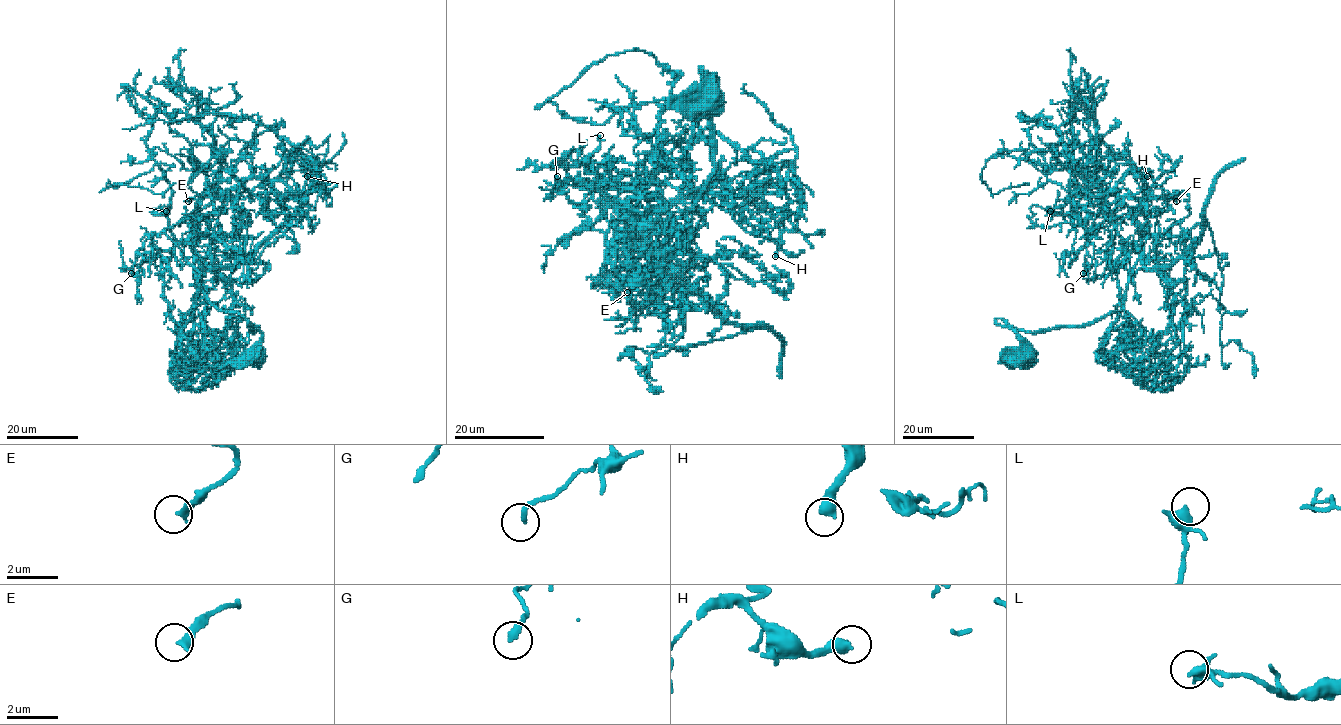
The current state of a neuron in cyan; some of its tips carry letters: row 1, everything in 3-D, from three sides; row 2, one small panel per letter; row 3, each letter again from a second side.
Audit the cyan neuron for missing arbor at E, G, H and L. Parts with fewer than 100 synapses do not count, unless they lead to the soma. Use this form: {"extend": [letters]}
{"extend": []}

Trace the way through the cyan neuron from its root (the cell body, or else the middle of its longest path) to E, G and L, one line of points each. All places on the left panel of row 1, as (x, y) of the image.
E: (257, 355), (257, 327), (218, 309), (194, 270), (194, 224), (219, 173), (200, 168), (188, 201)
G: (257, 355), (262, 334), (209, 300), (188, 244), (153, 248), (153, 259), (133, 265), (131, 273)
L: (257, 355), (257, 327), (209, 300), (170, 206), (154, 209), (166, 211)

